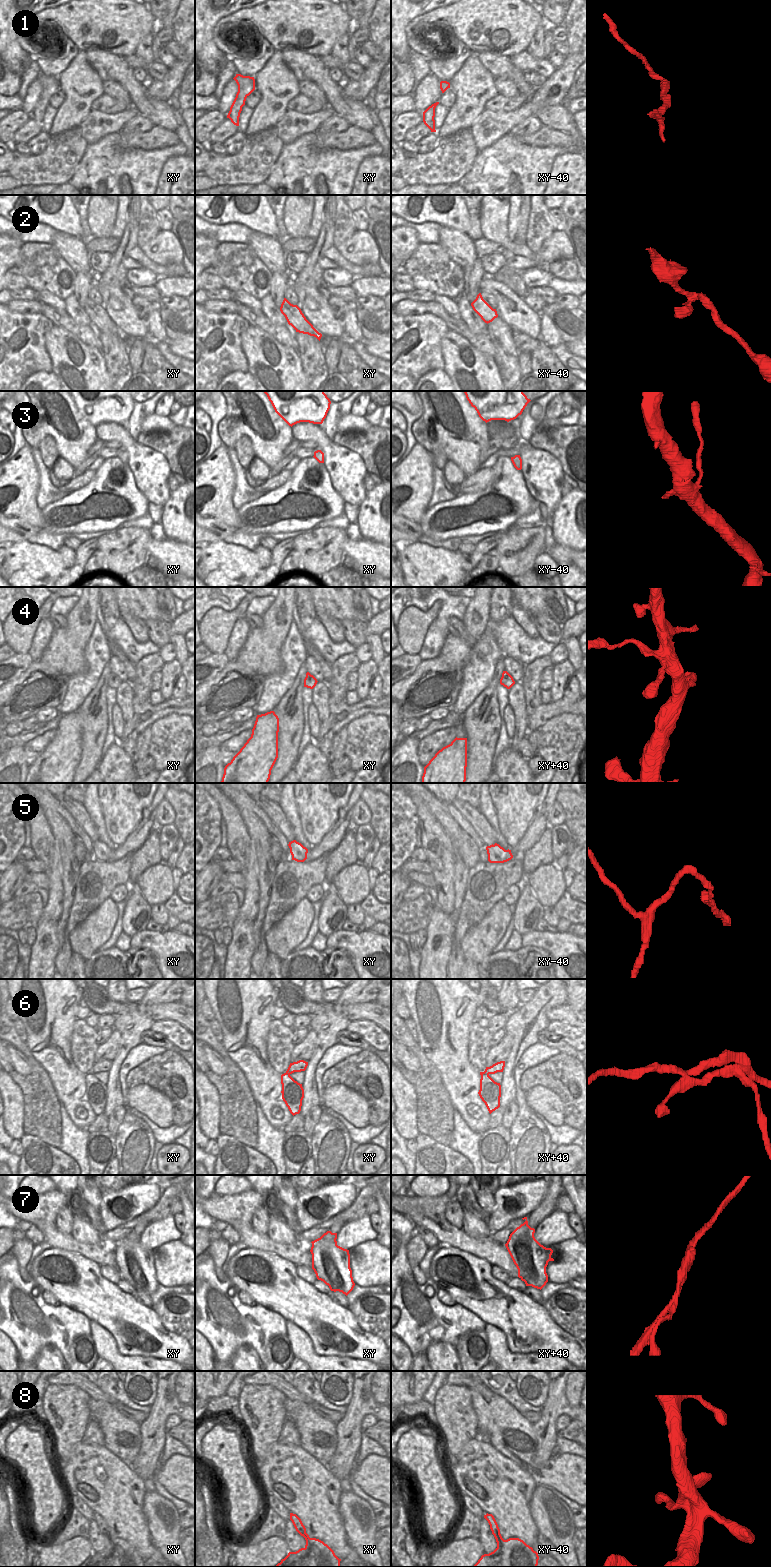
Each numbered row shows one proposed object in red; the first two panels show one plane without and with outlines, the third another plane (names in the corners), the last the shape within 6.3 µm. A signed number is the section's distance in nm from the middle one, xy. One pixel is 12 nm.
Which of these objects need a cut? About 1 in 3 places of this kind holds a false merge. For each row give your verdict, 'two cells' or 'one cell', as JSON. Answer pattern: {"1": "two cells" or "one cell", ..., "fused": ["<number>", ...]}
{"1": "one cell", "2": "one cell", "3": "two cells", "4": "one cell", "5": "two cells", "6": "two cells", "7": "two cells", "8": "one cell", "fused": ["3", "5", "6", "7"]}

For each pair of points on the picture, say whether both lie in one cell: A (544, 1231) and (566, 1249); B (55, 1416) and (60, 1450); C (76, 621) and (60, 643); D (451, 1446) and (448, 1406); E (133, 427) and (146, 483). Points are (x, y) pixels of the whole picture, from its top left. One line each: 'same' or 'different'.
A: different
B: same
C: same
D: same
E: different

